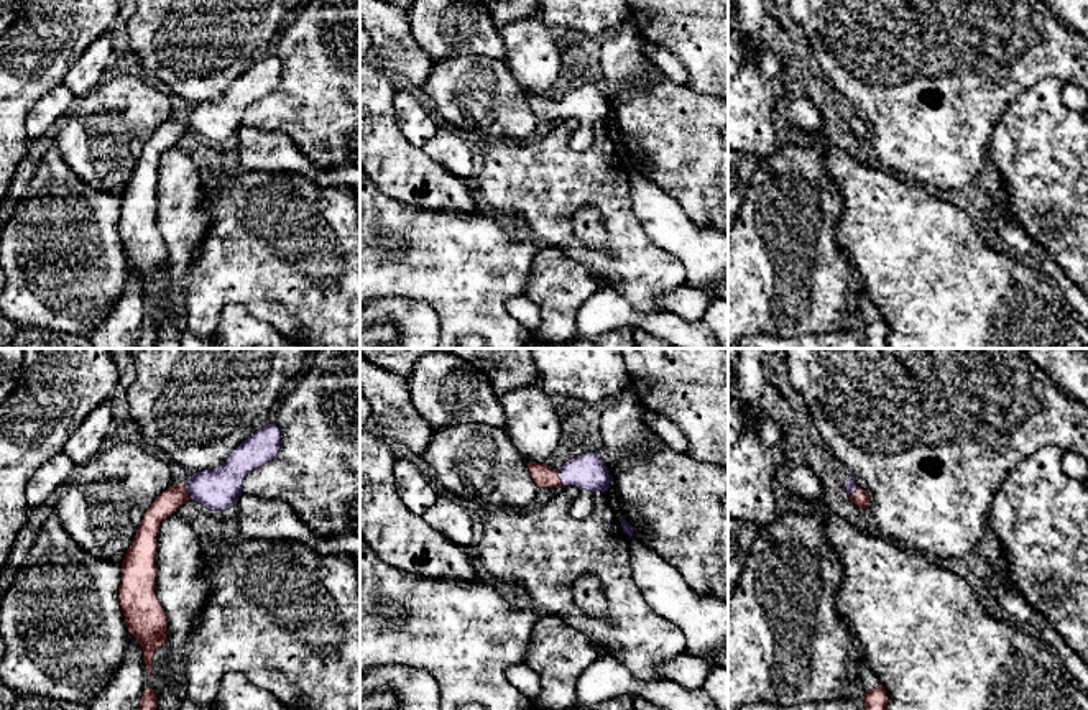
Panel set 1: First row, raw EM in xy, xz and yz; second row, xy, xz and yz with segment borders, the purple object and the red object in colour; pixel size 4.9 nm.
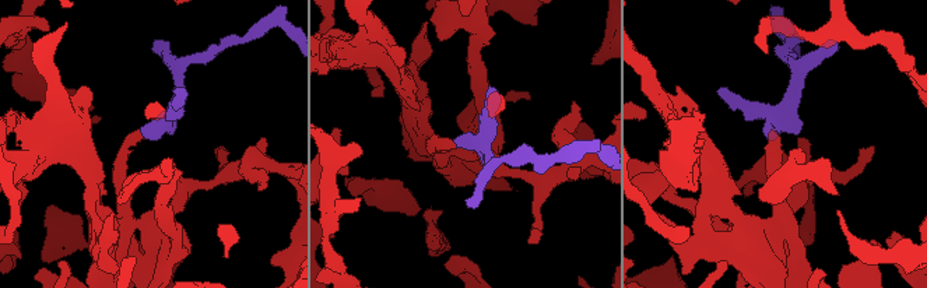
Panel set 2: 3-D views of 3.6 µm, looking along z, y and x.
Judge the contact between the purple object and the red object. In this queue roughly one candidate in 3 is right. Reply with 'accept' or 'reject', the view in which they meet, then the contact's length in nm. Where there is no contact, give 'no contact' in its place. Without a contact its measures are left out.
accept; meets purple in xy; contact 90 nm long

